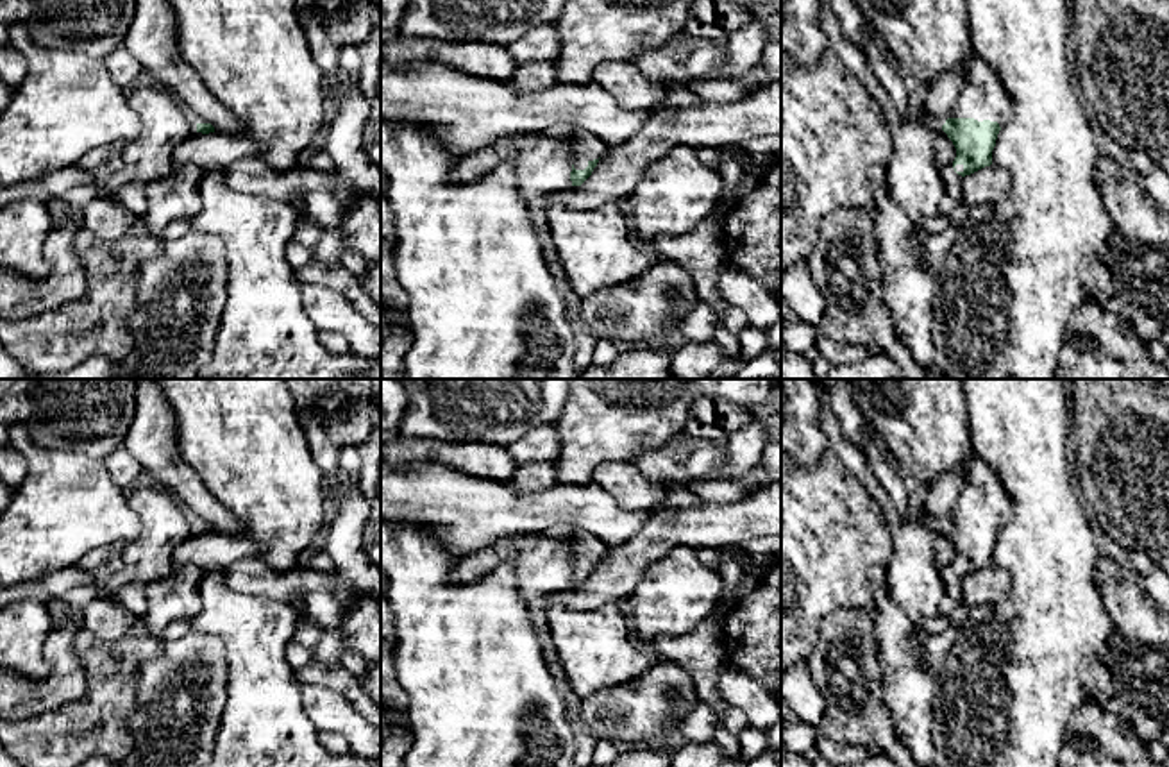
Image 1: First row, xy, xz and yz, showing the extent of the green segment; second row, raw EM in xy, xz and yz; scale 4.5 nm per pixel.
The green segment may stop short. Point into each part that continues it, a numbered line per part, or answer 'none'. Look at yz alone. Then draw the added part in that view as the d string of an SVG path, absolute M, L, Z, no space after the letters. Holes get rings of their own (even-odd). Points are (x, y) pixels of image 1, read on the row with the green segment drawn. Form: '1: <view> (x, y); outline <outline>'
1: yz (983, 97); outline M972 57L969 63L967 82L962 89L949 118L974 118L978 122L997 122L1003 129L1010 118L1012 104L994 68Z
2: yz (951, 179); outline M944 164L938 166L940 177L944 181L946 195L942 198L940 211L949 215L962 202L962 172L963 164Z

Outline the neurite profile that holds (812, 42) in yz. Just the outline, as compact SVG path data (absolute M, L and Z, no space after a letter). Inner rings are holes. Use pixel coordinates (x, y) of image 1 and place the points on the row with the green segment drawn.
M783 0L781 13L790 18L799 30L797 39L785 39L783 43L790 48L788 54L797 66L808 68L813 64L828 48L829 39L820 25L820 2L819 0Z

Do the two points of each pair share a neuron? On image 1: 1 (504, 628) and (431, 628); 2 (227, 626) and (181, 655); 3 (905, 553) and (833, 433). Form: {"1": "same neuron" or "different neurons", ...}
{"1": "same neuron", "2": "different neurons", "3": "same neuron"}

